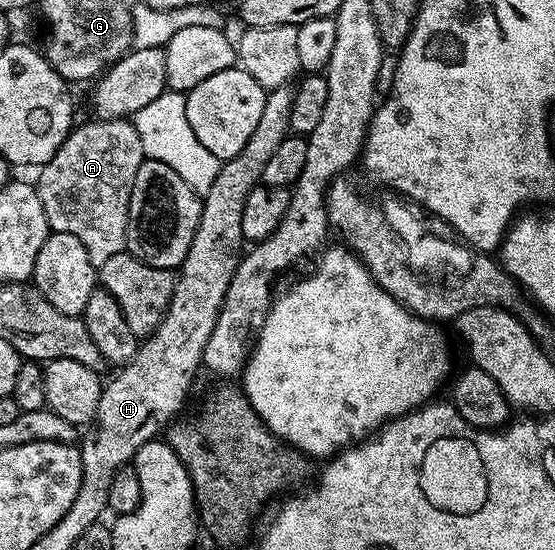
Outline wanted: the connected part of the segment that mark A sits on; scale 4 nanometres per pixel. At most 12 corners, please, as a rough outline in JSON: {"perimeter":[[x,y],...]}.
{"perimeter":[[133,120],[71,128],[36,188],[101,267],[126,248]]}

